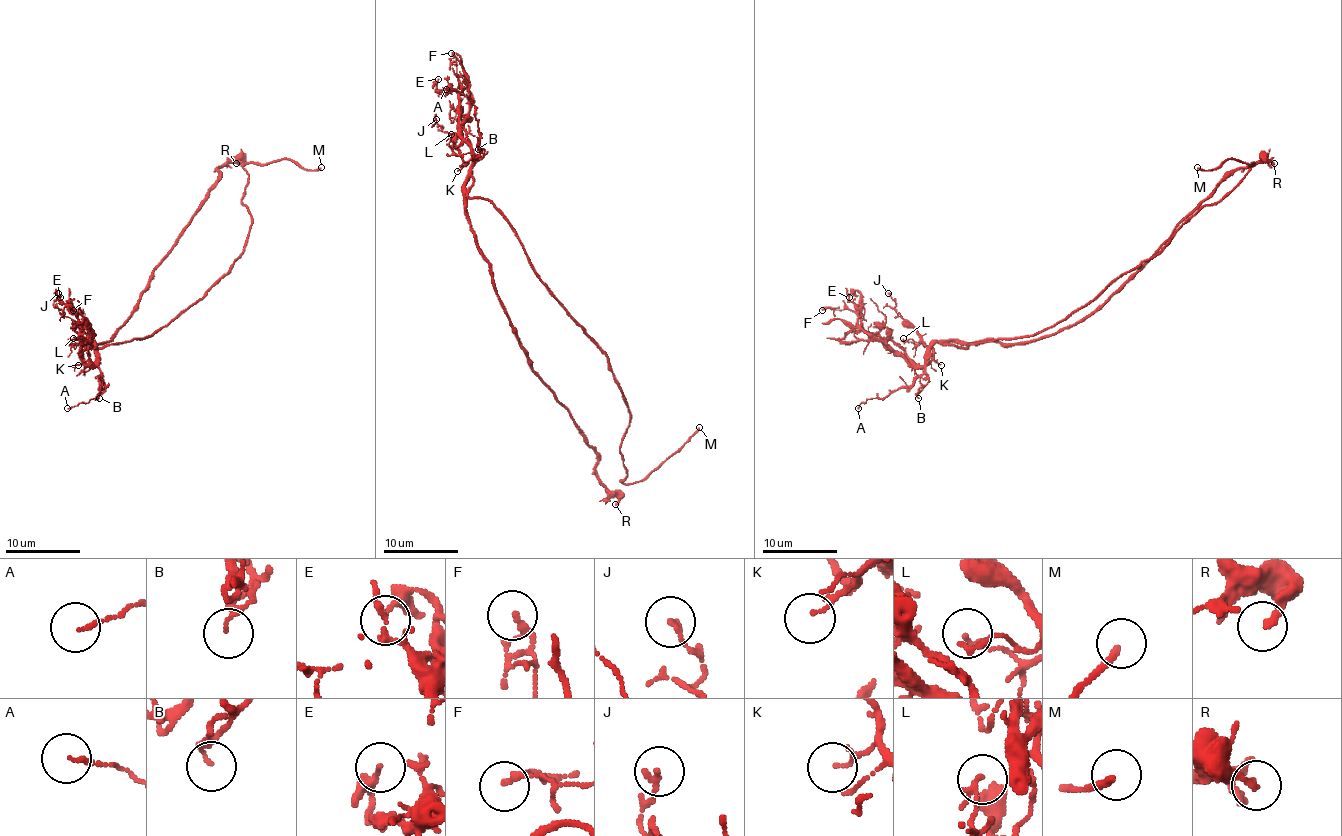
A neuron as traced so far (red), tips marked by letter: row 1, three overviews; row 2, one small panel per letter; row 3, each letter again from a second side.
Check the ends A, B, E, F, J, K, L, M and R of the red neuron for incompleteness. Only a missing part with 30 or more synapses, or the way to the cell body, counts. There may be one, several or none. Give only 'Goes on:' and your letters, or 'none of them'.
Goes on: M

